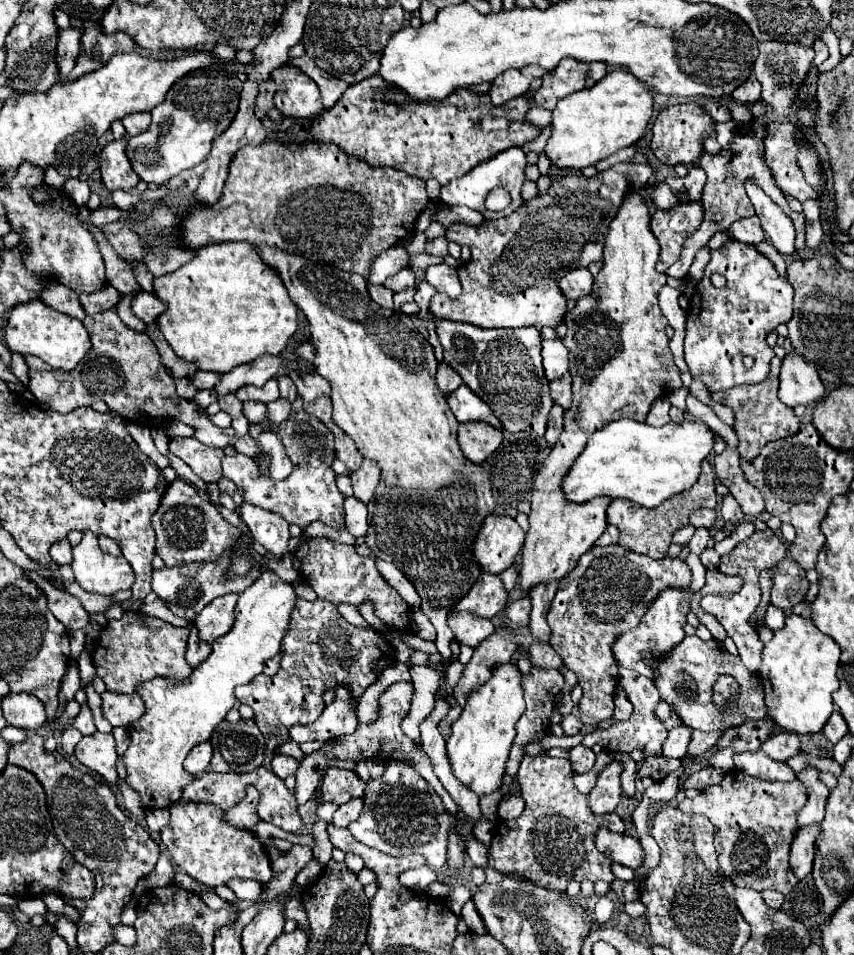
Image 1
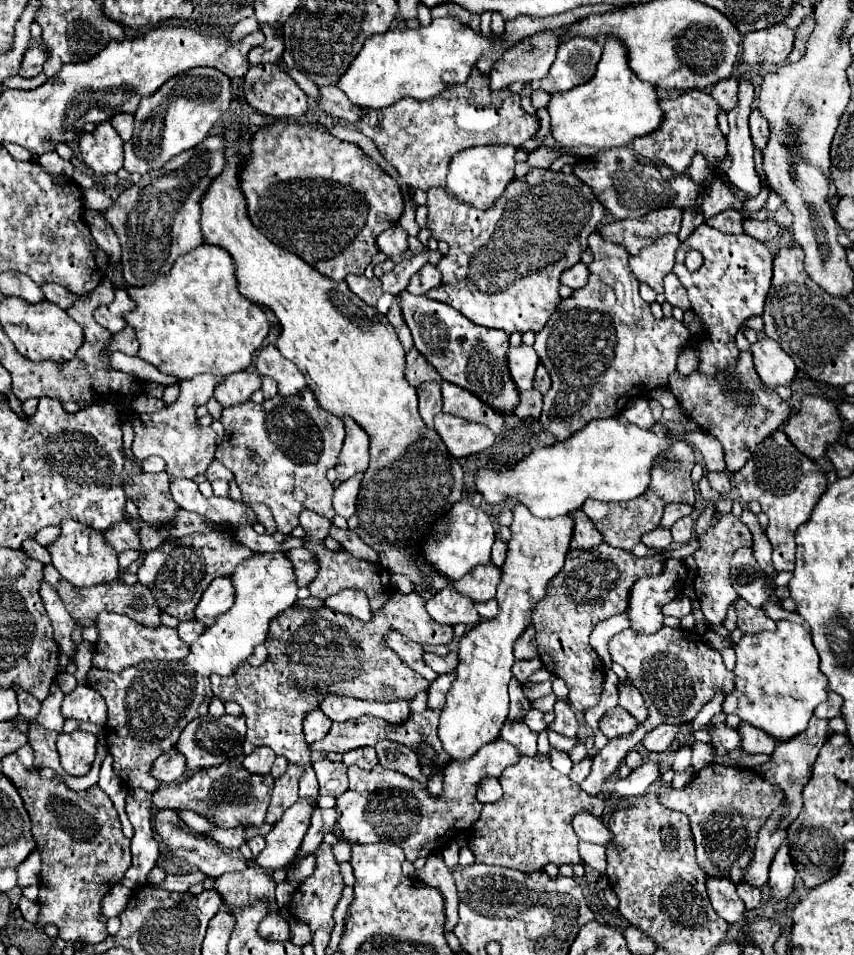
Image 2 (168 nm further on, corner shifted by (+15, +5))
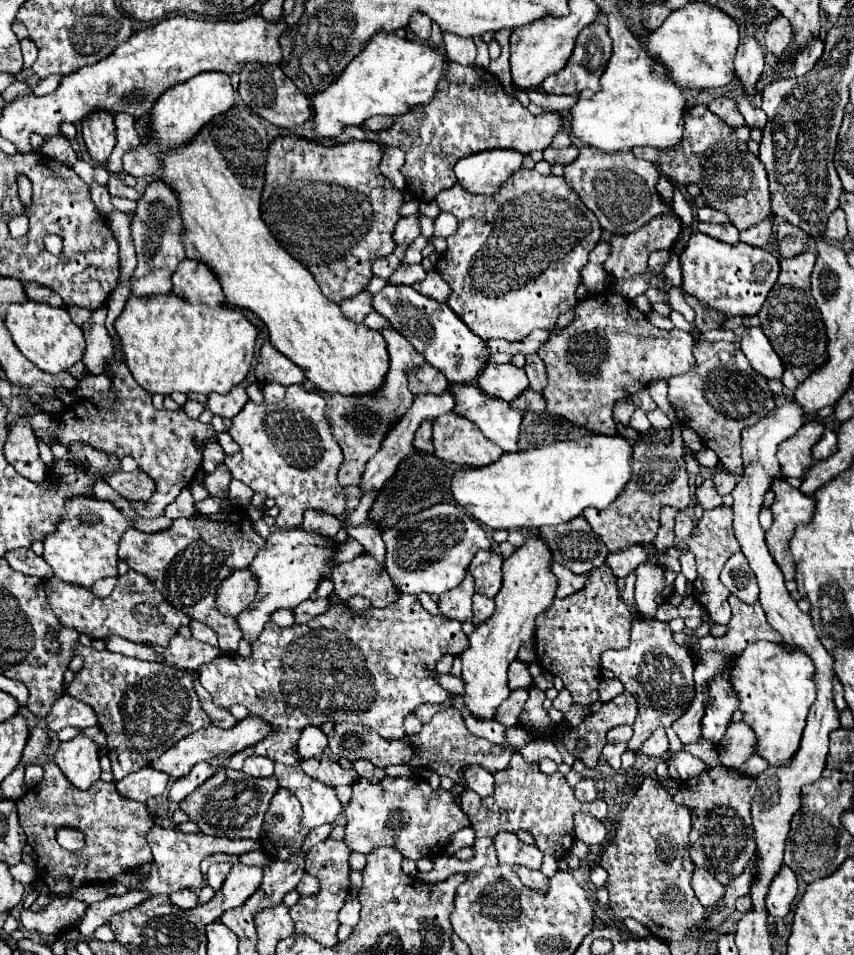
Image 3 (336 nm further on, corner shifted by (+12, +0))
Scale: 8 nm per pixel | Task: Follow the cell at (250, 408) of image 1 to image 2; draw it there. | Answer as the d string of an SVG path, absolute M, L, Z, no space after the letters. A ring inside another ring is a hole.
M310 387L298 391L298 405L292 397L274 397L274 429L266 429L266 411L252 401L226 407L220 421L226 435L216 449L216 459L234 473L236 485L242 491L242 501L264 503L270 509L280 533L288 535L298 527L298 515L302 509L312 509L328 519L334 517L334 487L326 479L326 471L338 461L344 441L344 423L318 405ZM252 455L258 455L262 465L256 465Z

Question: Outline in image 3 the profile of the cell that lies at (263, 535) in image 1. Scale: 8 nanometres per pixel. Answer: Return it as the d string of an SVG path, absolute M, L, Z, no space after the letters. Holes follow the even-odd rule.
M183 488L179 498L175 498L175 502L171 502L167 506L167 510L165 510L165 516L173 518L173 520L177 520L177 518L191 518L195 514L197 514L195 500L193 500L193 494L191 494L189 488Z

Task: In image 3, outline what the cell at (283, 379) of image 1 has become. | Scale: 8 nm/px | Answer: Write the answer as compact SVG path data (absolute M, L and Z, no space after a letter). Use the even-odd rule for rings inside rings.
M269 382L263 386L263 394L265 394L267 404L275 404L275 402L281 402L285 398L285 388L279 386L277 382Z

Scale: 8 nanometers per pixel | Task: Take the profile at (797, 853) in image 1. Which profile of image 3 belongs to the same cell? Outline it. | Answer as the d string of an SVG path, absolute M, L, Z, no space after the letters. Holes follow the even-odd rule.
M783 866L783 870L775 874L775 878L771 880L771 886L765 898L767 912L775 918L785 918L791 910L795 896L797 896L797 876L789 866Z

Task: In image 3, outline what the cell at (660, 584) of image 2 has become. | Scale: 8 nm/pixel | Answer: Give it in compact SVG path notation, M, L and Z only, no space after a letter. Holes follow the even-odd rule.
M649 562L641 564L637 570L637 582L635 582L635 598L637 598L637 610L643 618L653 620L657 608L673 594L673 582L675 572L667 570L663 566L651 566Z

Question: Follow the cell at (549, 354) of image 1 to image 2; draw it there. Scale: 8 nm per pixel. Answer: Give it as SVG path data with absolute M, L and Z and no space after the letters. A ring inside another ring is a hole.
M518 345L518 347L510 347L508 349L508 371L510 371L510 379L516 385L516 389L524 391L524 389L532 389L532 381L534 381L534 371L538 365L538 357L536 351L532 347L526 345Z

